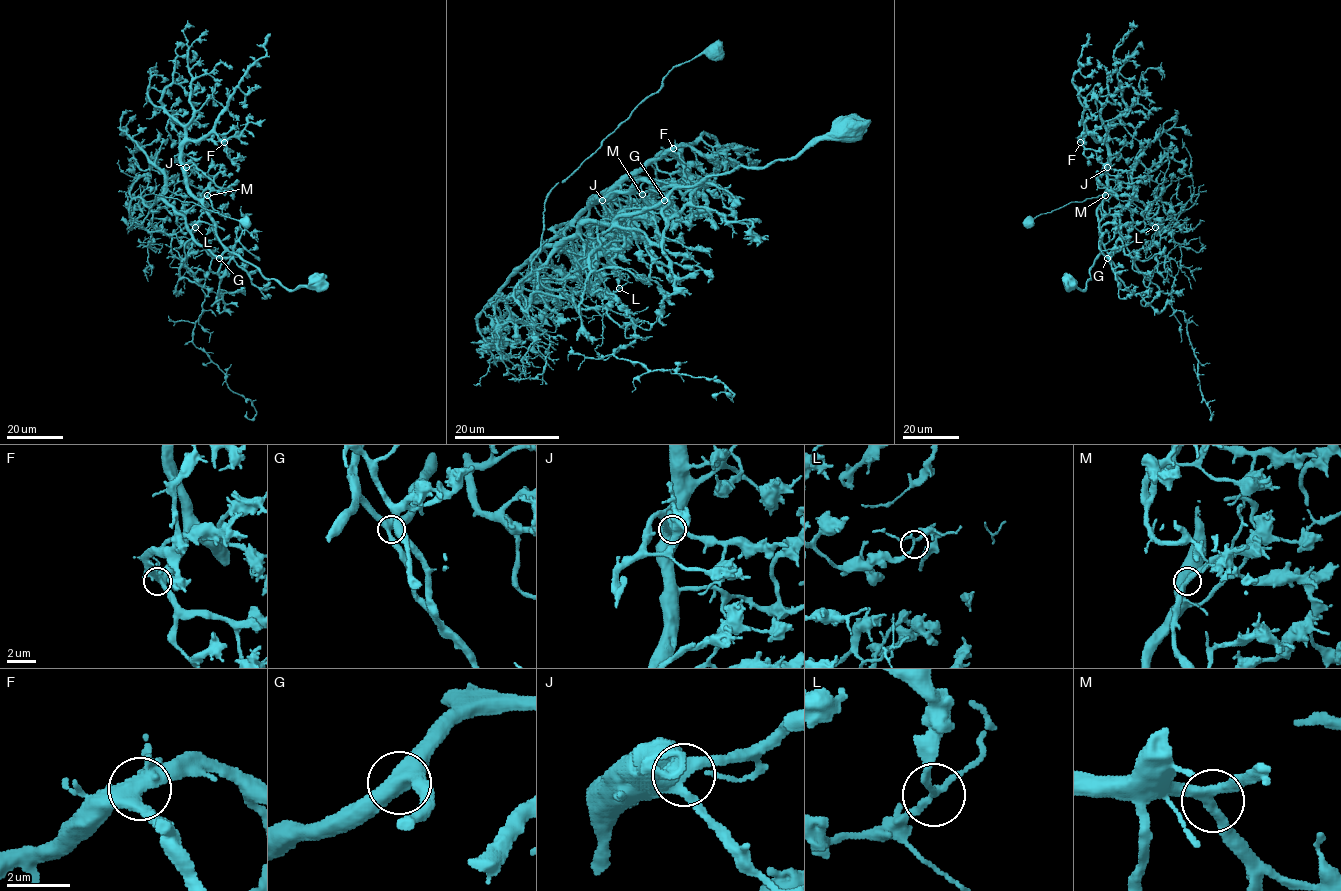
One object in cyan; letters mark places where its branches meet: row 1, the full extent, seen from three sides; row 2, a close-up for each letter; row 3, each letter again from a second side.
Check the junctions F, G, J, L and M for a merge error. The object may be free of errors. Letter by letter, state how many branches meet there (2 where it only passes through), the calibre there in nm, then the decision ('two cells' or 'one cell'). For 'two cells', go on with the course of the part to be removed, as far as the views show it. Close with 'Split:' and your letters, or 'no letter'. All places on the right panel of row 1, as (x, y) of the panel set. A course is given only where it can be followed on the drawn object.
F: branches 3; calibre 480 nm; one cell
G: branches 3; calibre 440 nm; one cell
J: branches 3; calibre 480 nm; one cell
L: branches 3; calibre 170 nm; two cells; course (1154, 227), (1158, 224), (1164, 268), (1174, 278), (1171, 307), (1183, 313), (1210, 419), (1214, 411)
M: branches 3; calibre 320 nm; one cell
Split: L

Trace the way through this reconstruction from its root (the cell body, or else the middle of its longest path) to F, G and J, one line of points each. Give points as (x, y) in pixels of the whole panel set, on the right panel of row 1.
F: (1069, 280), (1083, 290), (1100, 255), (1097, 209), (1106, 188), (1107, 144), (1089, 132), (1080, 142)
G: (1069, 280), (1083, 290), (1090, 279), (1089, 270), (1100, 252), (1107, 258)
J: (1069, 280), (1083, 290), (1090, 279), (1089, 270), (1100, 255), (1101, 229), (1097, 209), (1106, 188), (1107, 167)

